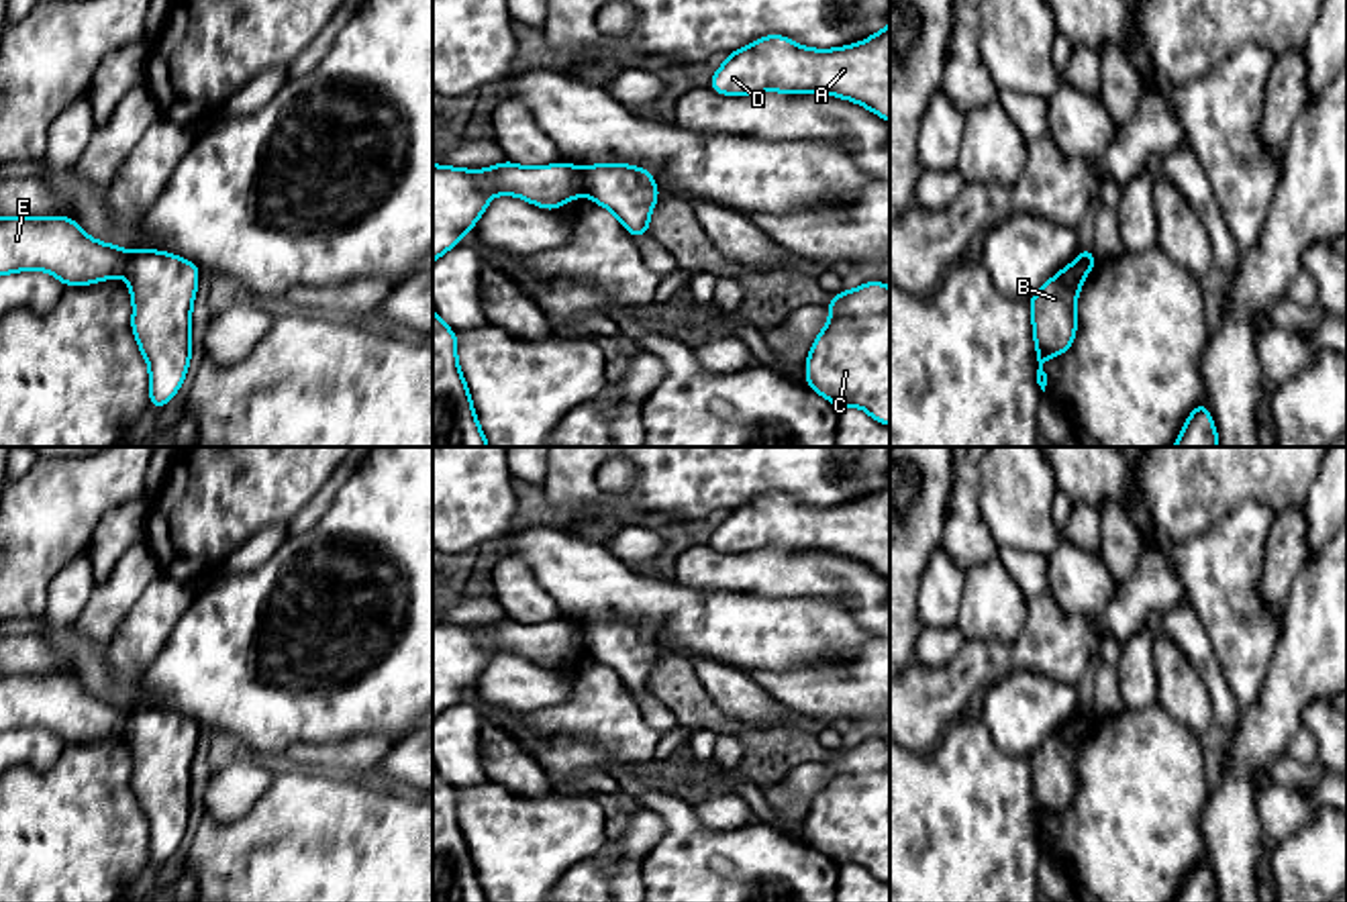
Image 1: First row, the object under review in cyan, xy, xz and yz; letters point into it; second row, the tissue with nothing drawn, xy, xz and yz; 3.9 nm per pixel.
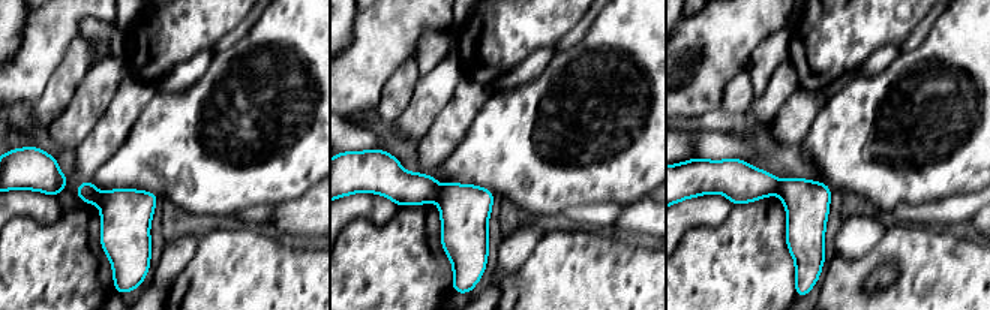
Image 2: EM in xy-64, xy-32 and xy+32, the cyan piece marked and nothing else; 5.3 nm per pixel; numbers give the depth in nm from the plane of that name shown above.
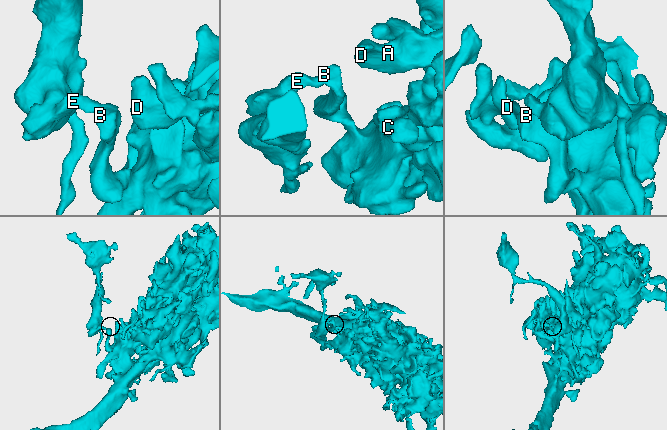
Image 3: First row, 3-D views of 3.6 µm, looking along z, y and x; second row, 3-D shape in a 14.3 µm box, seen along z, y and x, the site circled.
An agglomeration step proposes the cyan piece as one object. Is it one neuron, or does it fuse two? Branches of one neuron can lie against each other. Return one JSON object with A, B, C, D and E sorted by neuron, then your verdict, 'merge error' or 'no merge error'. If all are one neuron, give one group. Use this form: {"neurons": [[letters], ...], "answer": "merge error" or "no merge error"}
{"neurons": [["A", "B", "C", "D"], ["E"]], "answer": "merge error"}

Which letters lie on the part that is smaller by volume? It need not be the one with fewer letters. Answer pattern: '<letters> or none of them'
E

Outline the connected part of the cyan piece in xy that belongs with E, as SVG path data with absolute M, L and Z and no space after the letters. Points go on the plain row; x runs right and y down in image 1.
M0 673L0 733L41 726L63 743L122 733L133 708L96 698L69 673Z

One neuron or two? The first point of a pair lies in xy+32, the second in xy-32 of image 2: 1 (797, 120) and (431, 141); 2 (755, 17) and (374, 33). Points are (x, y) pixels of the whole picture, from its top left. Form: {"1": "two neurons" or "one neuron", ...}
{"1": "one neuron", "2": "one neuron"}

